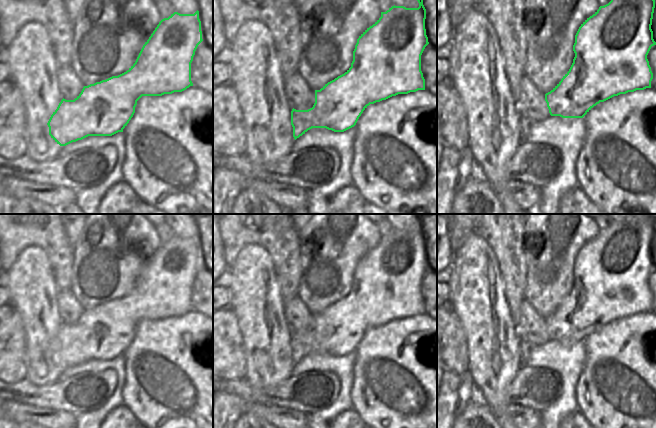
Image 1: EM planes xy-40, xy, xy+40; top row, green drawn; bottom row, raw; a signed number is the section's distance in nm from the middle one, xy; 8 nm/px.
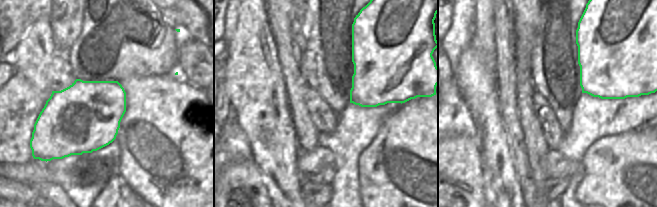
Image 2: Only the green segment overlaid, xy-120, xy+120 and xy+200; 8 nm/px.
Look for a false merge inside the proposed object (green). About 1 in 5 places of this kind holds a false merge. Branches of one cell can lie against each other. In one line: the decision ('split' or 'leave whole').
leave whole

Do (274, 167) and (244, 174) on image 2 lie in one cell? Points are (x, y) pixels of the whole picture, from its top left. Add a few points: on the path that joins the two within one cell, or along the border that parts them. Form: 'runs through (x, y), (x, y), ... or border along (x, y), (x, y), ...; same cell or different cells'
border along (252, 160), (268, 192); different cells

